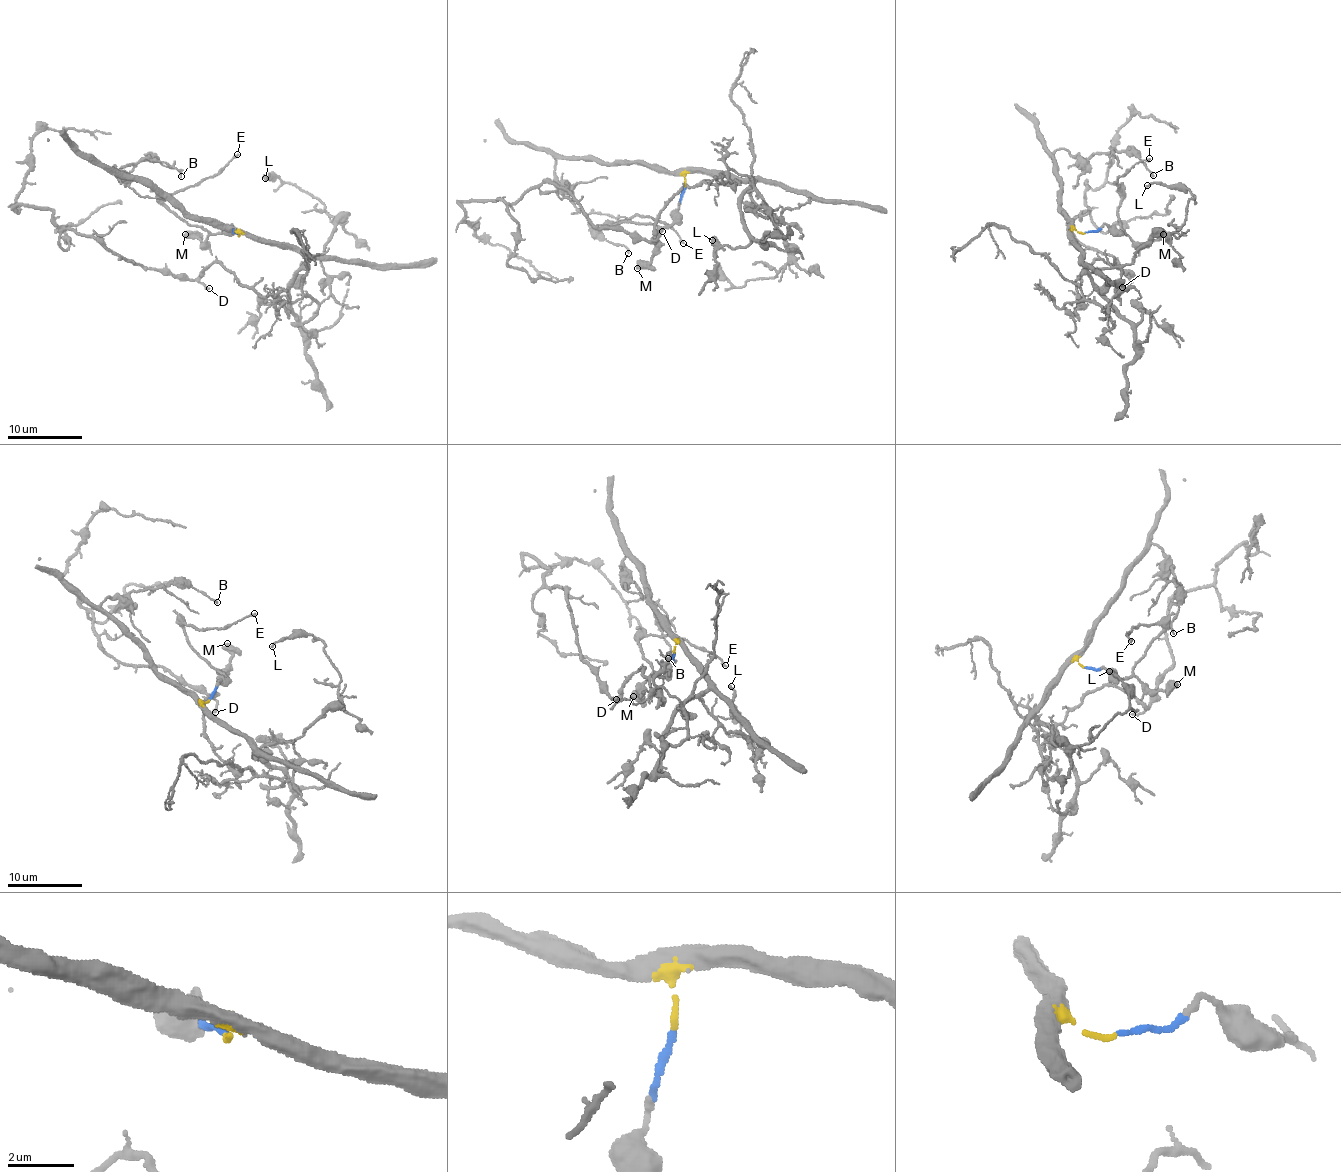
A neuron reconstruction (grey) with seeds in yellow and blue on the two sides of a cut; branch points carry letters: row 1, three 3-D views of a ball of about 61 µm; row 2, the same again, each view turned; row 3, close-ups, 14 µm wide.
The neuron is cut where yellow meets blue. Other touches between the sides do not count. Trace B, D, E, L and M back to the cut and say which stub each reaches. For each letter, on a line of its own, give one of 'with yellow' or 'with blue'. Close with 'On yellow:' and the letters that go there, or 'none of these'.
B: with yellow
D: with yellow
E: with blue
L: with yellow
M: with blue
On yellow: B, D, L

